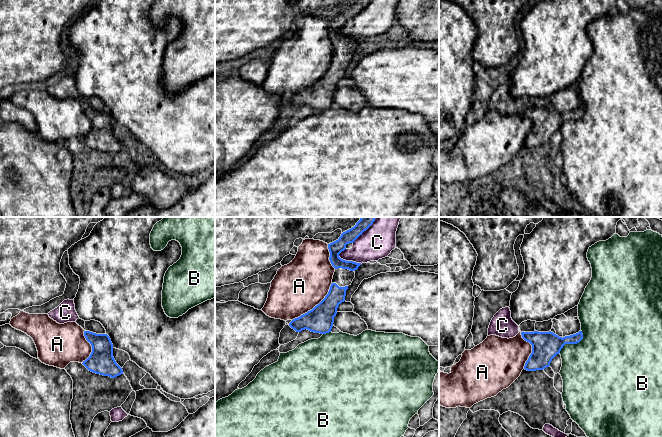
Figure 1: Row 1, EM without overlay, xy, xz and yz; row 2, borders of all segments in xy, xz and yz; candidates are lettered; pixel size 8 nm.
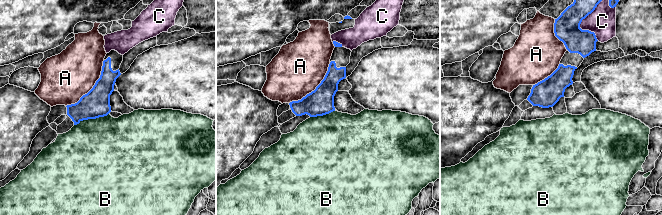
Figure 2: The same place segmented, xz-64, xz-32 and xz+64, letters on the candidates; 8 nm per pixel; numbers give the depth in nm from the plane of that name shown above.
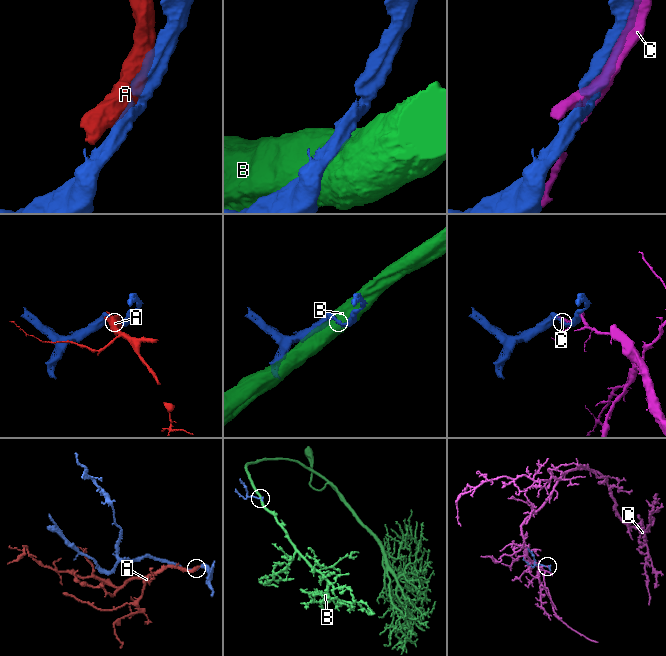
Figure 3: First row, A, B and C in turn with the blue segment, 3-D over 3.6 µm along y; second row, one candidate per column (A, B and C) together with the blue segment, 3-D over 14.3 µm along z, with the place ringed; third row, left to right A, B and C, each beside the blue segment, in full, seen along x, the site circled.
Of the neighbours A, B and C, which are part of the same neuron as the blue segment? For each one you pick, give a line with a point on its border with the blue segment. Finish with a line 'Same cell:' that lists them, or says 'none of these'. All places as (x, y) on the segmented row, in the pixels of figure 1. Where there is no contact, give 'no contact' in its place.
Same cell: none of these

